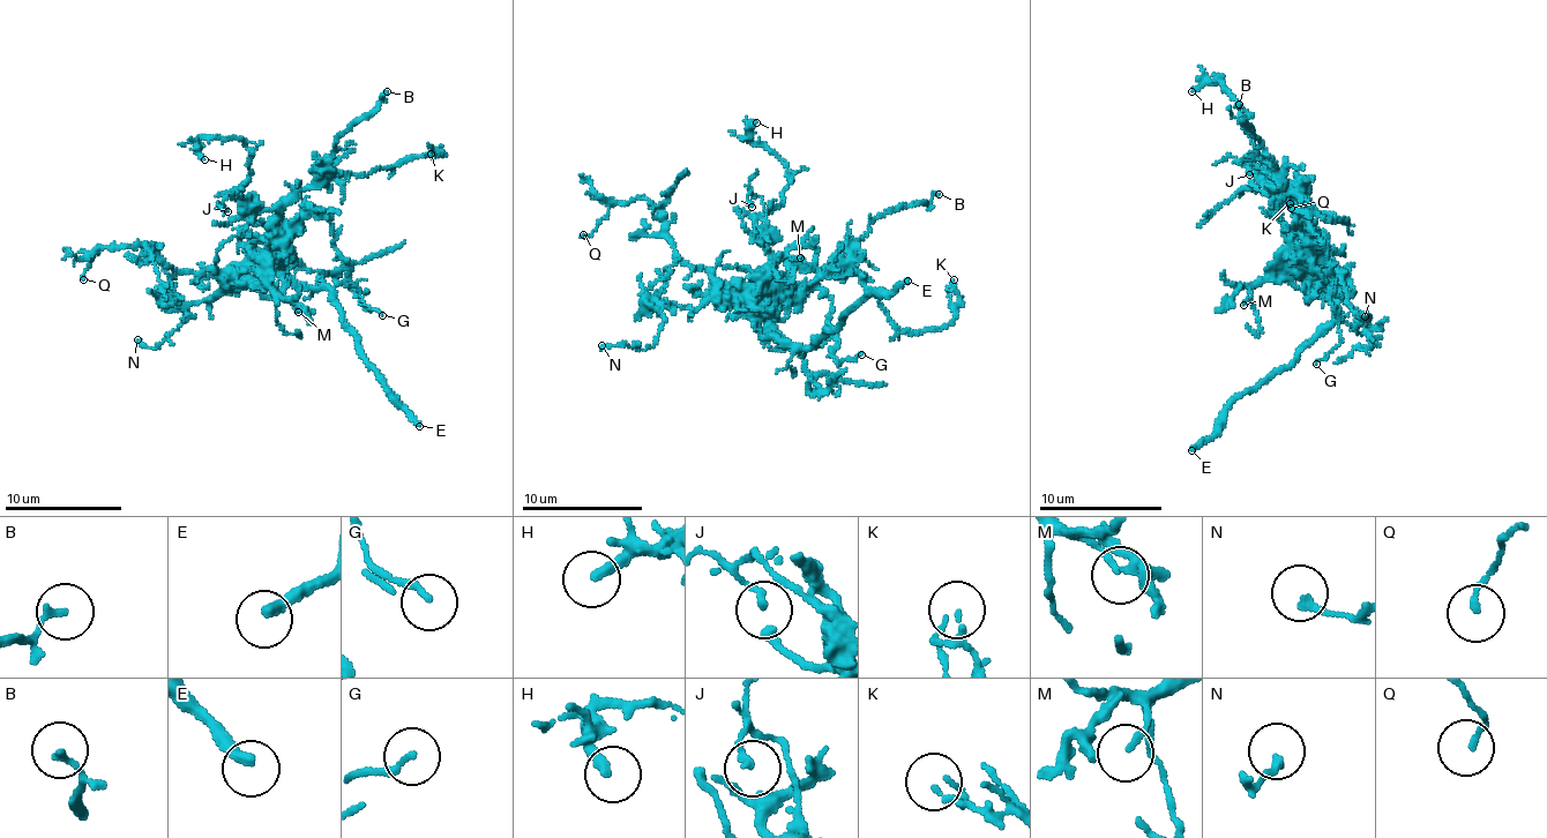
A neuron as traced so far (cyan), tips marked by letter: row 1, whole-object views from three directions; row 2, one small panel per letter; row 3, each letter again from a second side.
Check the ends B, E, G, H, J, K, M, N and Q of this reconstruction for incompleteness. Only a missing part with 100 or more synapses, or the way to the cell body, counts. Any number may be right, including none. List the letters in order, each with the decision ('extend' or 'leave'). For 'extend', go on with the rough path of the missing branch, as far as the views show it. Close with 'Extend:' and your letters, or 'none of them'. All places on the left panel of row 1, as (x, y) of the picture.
B: leave
E: extend
G: leave
H: leave
J: leave
K: leave
M: leave
N: leave
Q: leave
Extend: E

